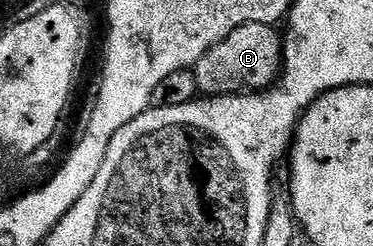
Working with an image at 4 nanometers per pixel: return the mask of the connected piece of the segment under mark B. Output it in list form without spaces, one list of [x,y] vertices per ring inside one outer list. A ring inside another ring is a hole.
[[[243,24],[234,34],[226,34],[222,42],[210,46],[194,69],[197,93],[211,98],[271,89],[282,71],[282,36],[276,31],[270,24]]]

